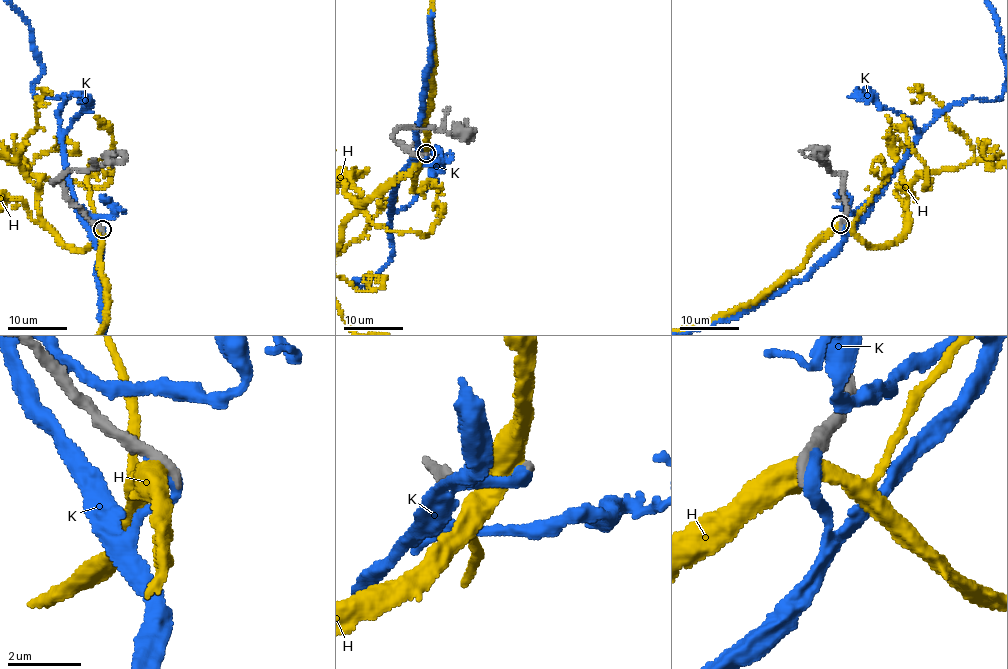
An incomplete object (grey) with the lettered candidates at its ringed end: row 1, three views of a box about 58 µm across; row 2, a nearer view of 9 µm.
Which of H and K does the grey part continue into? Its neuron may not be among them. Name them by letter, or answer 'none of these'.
K

